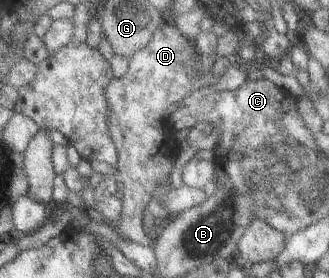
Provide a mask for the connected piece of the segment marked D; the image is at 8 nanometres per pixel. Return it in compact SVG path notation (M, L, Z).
M165 19L155 29L151 40L128 58L123 76L111 78L103 90L103 98L107 103L107 130L116 148L114 168L116 178L121 181L121 190L117 193L121 200L121 214L114 230L119 238L127 242L149 244L151 237L141 223L142 212L152 199L151 192L155 190L155 184L168 180L173 169L173 148L163 142L167 133L172 131L166 126L166 115L181 98L201 86L223 92L237 90L245 82L249 66L242 63L230 65L221 76L213 76L211 72L199 70L195 53L191 42Z

